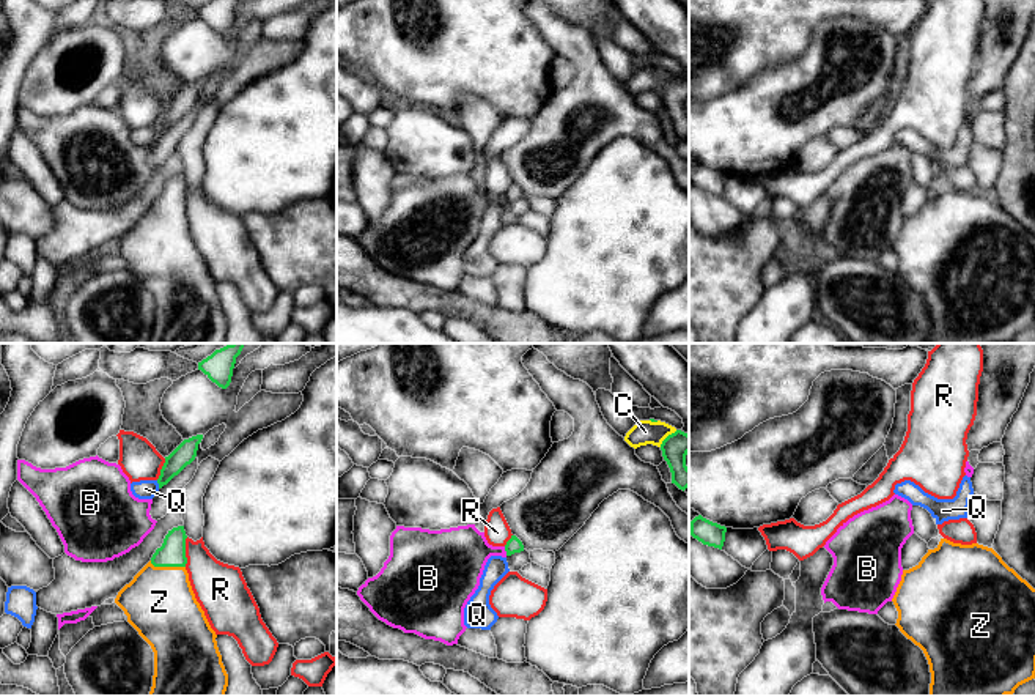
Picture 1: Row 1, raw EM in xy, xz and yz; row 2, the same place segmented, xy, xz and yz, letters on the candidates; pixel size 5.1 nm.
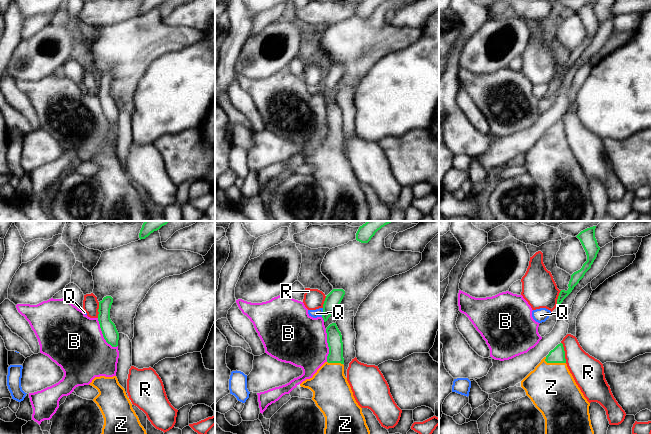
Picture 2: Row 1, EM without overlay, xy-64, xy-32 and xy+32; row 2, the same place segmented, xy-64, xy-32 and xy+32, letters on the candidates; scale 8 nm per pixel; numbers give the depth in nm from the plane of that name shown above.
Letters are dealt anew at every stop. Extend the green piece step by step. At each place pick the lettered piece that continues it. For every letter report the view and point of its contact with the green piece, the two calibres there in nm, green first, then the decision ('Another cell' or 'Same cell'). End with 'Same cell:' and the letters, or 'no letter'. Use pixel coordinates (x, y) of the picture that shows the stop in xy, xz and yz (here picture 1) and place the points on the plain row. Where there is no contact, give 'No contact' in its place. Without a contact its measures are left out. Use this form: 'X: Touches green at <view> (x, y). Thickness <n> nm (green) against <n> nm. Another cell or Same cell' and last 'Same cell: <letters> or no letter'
B: Touches green at xz (505, 197). Thickness 80 nm (green) against 280 nm. Another cell
C: Touches green at xz (667, 84). Thickness 140 nm (green) against 130 nm. Another cell
Q: Touches green at xy (158, 129). Thickness 110 nm (green) against 100 nm. Another cell
R: Touches green at xy (184, 199). Thickness 140 nm (green) against 240 nm. Another cell
Z: Touches green at xy (167, 213). Thickness 140 nm (green) against 360 nm. Same cell
Same cell: Z

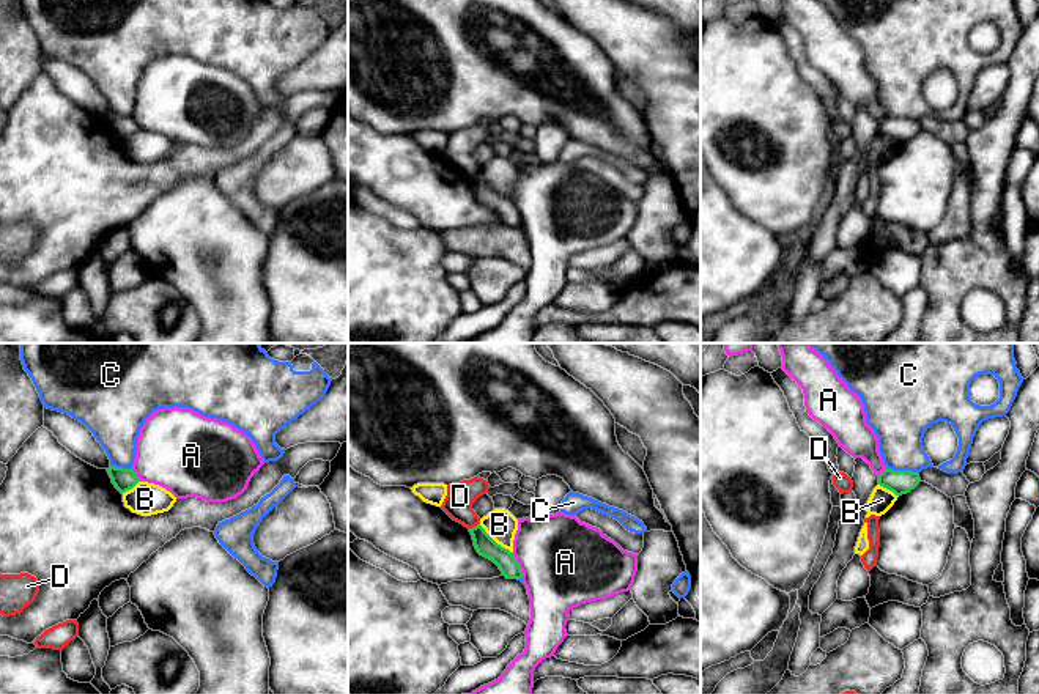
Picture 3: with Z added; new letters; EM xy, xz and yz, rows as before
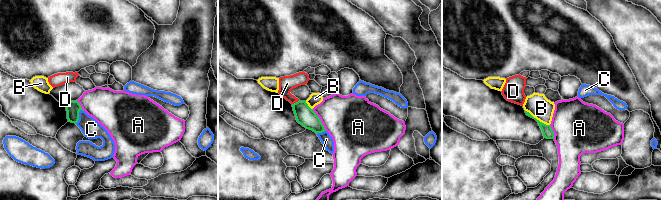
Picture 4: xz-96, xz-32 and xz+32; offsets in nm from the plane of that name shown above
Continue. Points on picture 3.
A: Touches green at xz (518, 213). Thickness 100 nm (green) against 440 nm. Another cell
B: Touches green at xz (495, 189). Thickness 100 nm (green) against 160 nm. Another cell
C: Touches green at yz (904, 118). Thickness 130 nm (green) against 280 nm. Another cell
D: Touches green at xz (476, 173). Thickness 100 nm (green) against 140 nm. Another cell
Same cell: no letter

